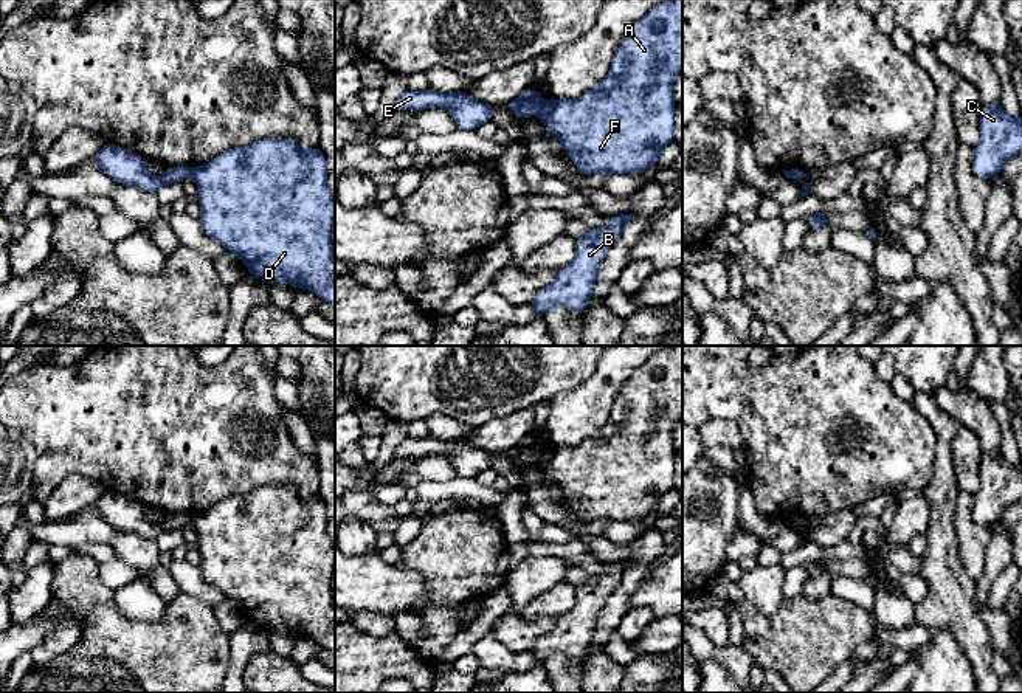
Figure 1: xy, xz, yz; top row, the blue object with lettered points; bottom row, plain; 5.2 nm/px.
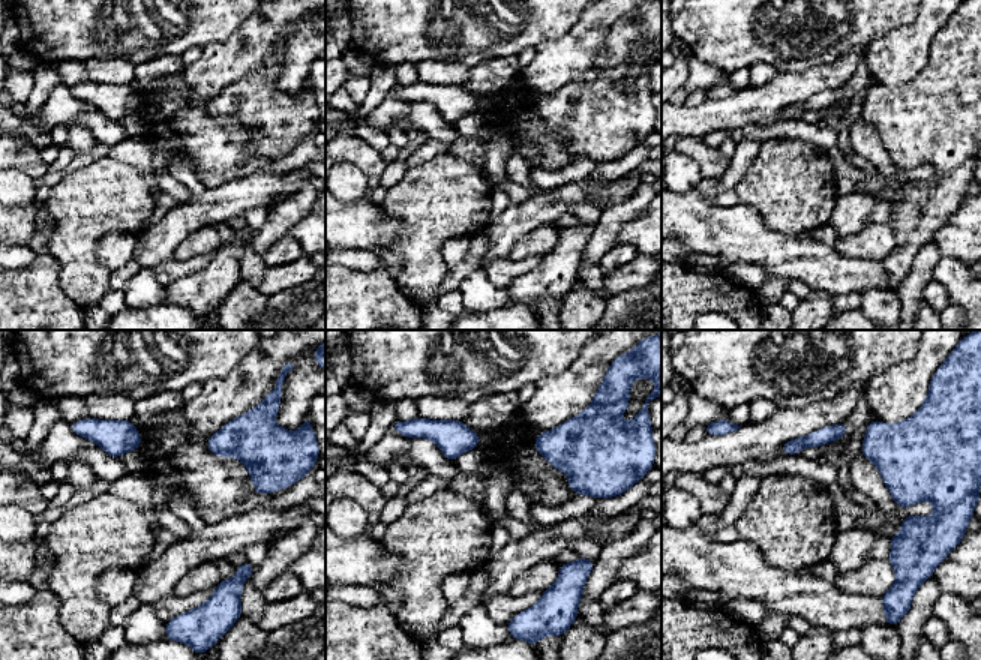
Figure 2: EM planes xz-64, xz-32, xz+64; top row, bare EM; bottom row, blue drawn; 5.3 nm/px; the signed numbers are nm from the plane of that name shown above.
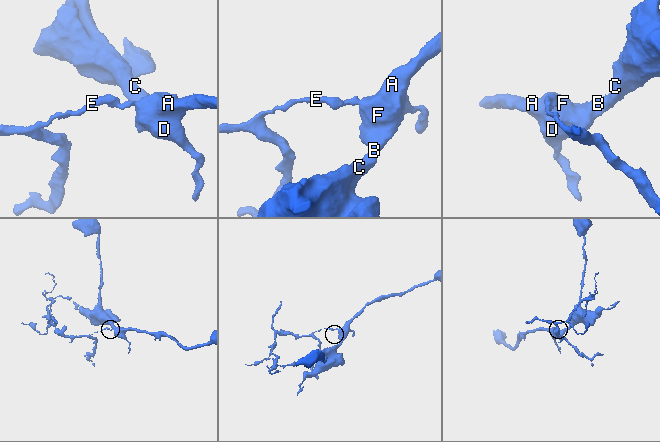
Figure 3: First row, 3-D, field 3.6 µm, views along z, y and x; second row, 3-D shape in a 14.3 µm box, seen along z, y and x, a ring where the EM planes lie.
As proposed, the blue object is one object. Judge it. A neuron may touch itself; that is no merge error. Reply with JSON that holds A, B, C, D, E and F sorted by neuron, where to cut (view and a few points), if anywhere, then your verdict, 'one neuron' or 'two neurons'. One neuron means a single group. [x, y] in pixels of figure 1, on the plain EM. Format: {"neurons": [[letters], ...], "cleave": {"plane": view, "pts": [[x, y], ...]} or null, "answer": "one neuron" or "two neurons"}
{"neurons": [["A", "B", "C", "D", "F"], ["E"]], "cleave": {"plane": "xz", "pts": [[545, 450], [538, 461]]}, "answer": "two neurons"}

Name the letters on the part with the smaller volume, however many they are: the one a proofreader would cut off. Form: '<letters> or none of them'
E

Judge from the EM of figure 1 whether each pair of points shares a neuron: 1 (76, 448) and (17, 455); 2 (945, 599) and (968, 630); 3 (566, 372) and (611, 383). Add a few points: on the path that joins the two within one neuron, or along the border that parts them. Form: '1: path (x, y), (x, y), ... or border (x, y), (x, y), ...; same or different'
1: border (16, 430), (30, 441), (36, 455), (33, 484); different
2: path (952, 606), (965, 622); same
3: border (599, 362), (588, 379), (554, 396); different

